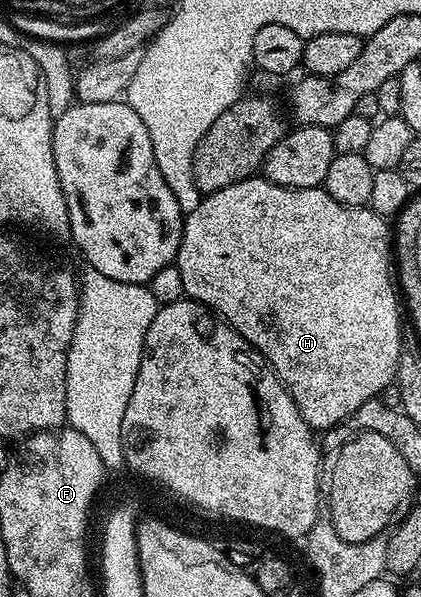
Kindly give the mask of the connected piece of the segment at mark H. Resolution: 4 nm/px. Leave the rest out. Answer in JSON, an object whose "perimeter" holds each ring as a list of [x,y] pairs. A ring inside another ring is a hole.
{"perimeter":[[[263,175],[254,177],[247,177],[245,181],[238,183],[230,183],[230,187],[222,187],[218,191],[201,196],[198,207],[187,210],[184,219],[184,230],[182,231],[182,239],[180,246],[176,252],[176,259],[174,262],[174,269],[180,272],[180,285],[185,289],[187,296],[191,300],[200,302],[201,305],[212,310],[213,313],[219,315],[227,324],[231,325],[240,336],[251,343],[253,349],[260,353],[264,360],[268,362],[268,366],[274,370],[276,376],[280,378],[281,383],[288,389],[288,393],[294,399],[294,403],[298,407],[298,411],[302,415],[302,419],[308,424],[313,431],[320,431],[320,429],[332,429],[339,421],[344,421],[351,418],[358,411],[358,407],[362,407],[362,403],[366,403],[372,397],[380,397],[383,394],[383,389],[393,384],[396,380],[396,368],[400,362],[400,354],[402,346],[400,346],[400,317],[402,321],[402,305],[398,300],[398,289],[394,284],[394,246],[390,240],[390,225],[385,218],[373,213],[371,208],[361,207],[359,209],[348,209],[342,203],[338,203],[334,199],[330,199],[330,195],[322,188],[314,189],[291,189],[290,187],[282,187],[275,185],[273,181],[269,181]]]}

